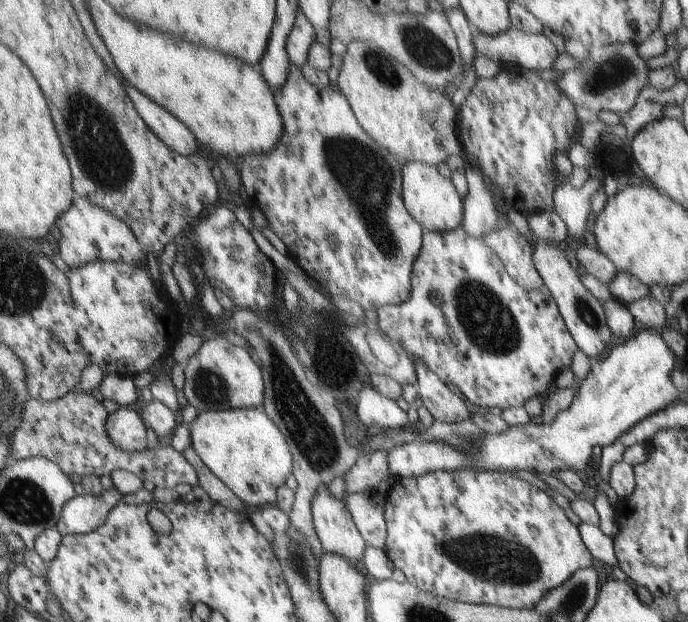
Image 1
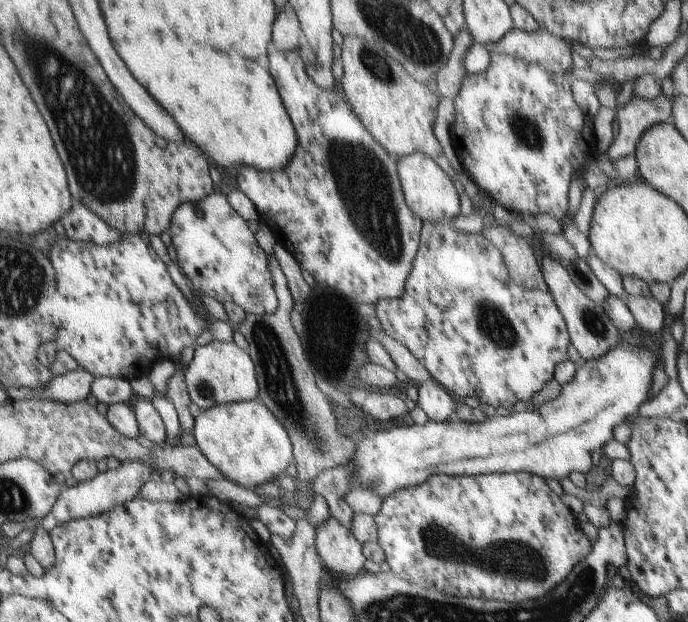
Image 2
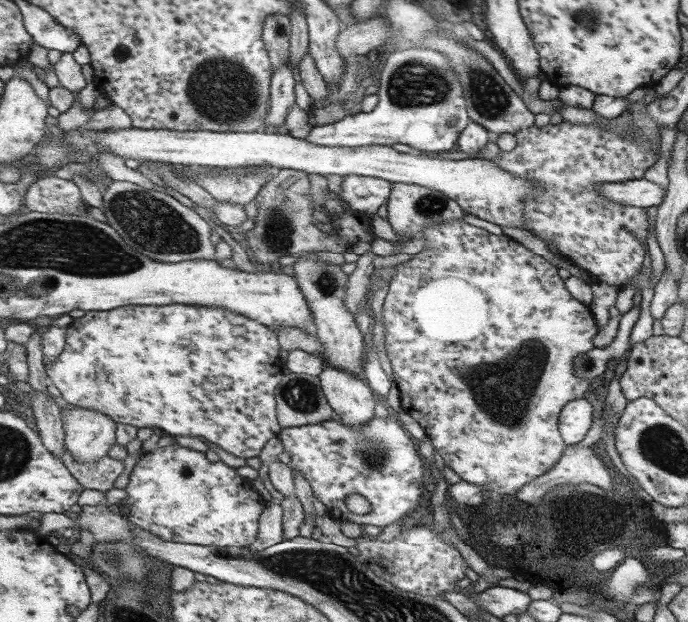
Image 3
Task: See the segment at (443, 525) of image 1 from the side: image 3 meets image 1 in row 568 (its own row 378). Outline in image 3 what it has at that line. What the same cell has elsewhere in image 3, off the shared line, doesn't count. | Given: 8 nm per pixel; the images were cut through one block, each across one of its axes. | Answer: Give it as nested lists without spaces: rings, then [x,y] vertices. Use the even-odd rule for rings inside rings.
[[[461,218],[428,226],[424,229],[423,239],[428,247],[415,254],[410,261],[397,266],[395,278],[390,280],[383,302],[385,346],[392,370],[398,376],[398,380],[395,381],[402,391],[401,408],[404,412],[408,412],[420,426],[424,426],[428,438],[432,440],[434,448],[440,453],[446,466],[452,468],[462,481],[472,482],[484,488],[488,496],[483,502],[490,504],[490,506],[484,506],[486,514],[494,519],[504,518],[502,514],[504,498],[517,494],[522,486],[542,476],[544,472],[548,472],[560,460],[566,448],[563,435],[559,431],[563,408],[567,406],[566,402],[570,403],[582,398],[582,394],[590,388],[590,382],[586,382],[587,378],[576,375],[574,360],[594,349],[592,338],[596,336],[598,328],[592,318],[592,312],[582,302],[578,302],[568,294],[564,280],[558,276],[556,266],[552,266],[545,258],[534,254],[508,235],[492,234],[466,223]]]

